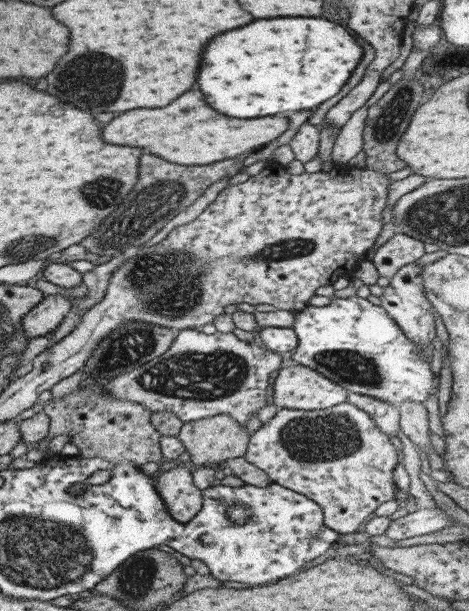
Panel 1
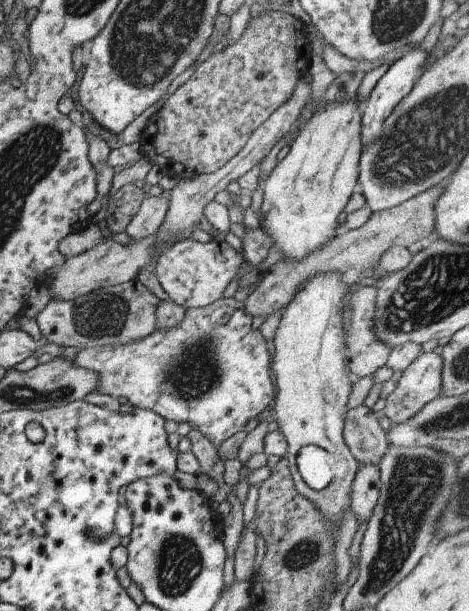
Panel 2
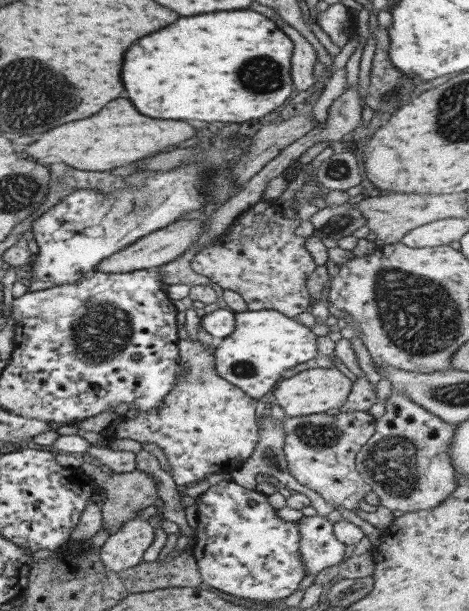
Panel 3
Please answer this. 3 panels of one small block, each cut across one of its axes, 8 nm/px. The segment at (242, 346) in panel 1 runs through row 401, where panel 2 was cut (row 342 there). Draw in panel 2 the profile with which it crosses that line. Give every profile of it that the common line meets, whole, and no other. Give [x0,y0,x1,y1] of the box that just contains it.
[70,297,274,448]

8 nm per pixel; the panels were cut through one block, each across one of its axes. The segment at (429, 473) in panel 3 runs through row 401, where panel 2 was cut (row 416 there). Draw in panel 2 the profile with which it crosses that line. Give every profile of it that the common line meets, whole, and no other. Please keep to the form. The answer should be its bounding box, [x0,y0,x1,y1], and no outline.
[382,352,443,424]

